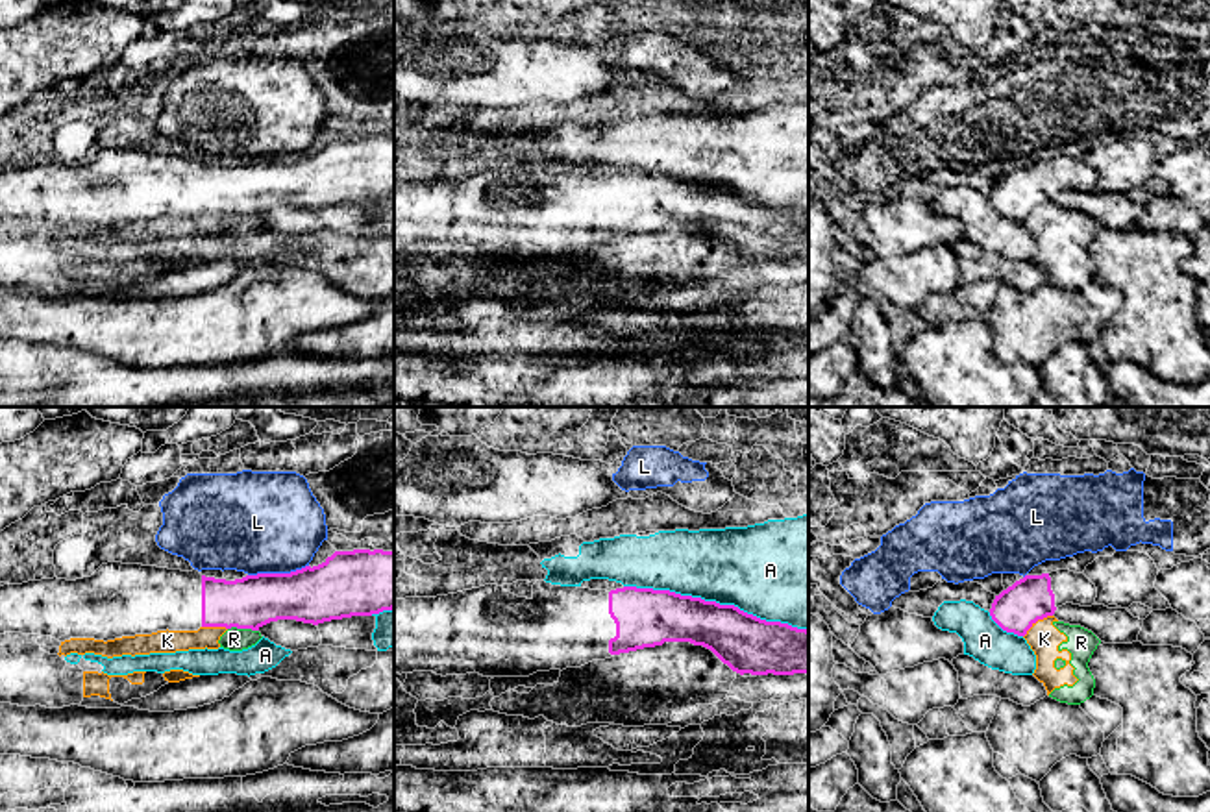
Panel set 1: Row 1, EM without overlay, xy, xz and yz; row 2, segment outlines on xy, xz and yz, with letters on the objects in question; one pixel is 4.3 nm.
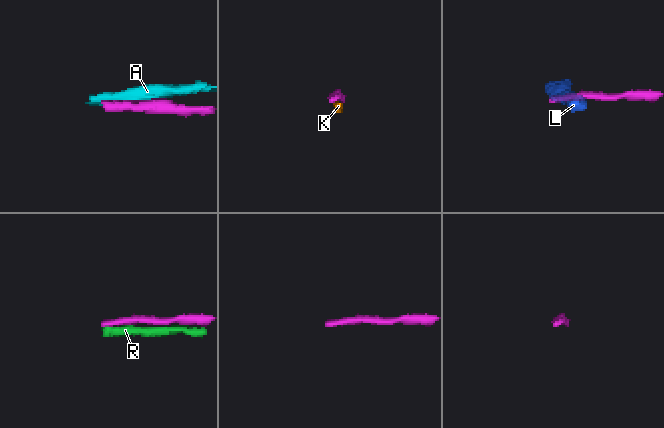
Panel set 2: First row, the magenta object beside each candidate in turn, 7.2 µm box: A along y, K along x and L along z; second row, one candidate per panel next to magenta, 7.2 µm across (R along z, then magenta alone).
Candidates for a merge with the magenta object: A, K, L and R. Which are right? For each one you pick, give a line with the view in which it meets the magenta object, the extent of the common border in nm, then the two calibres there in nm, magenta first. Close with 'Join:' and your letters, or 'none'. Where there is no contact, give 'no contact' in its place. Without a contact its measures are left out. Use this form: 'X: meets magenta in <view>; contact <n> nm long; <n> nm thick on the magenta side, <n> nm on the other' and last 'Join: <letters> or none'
Join: none

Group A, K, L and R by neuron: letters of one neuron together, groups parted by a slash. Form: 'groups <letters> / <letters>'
groups A / K R / L

